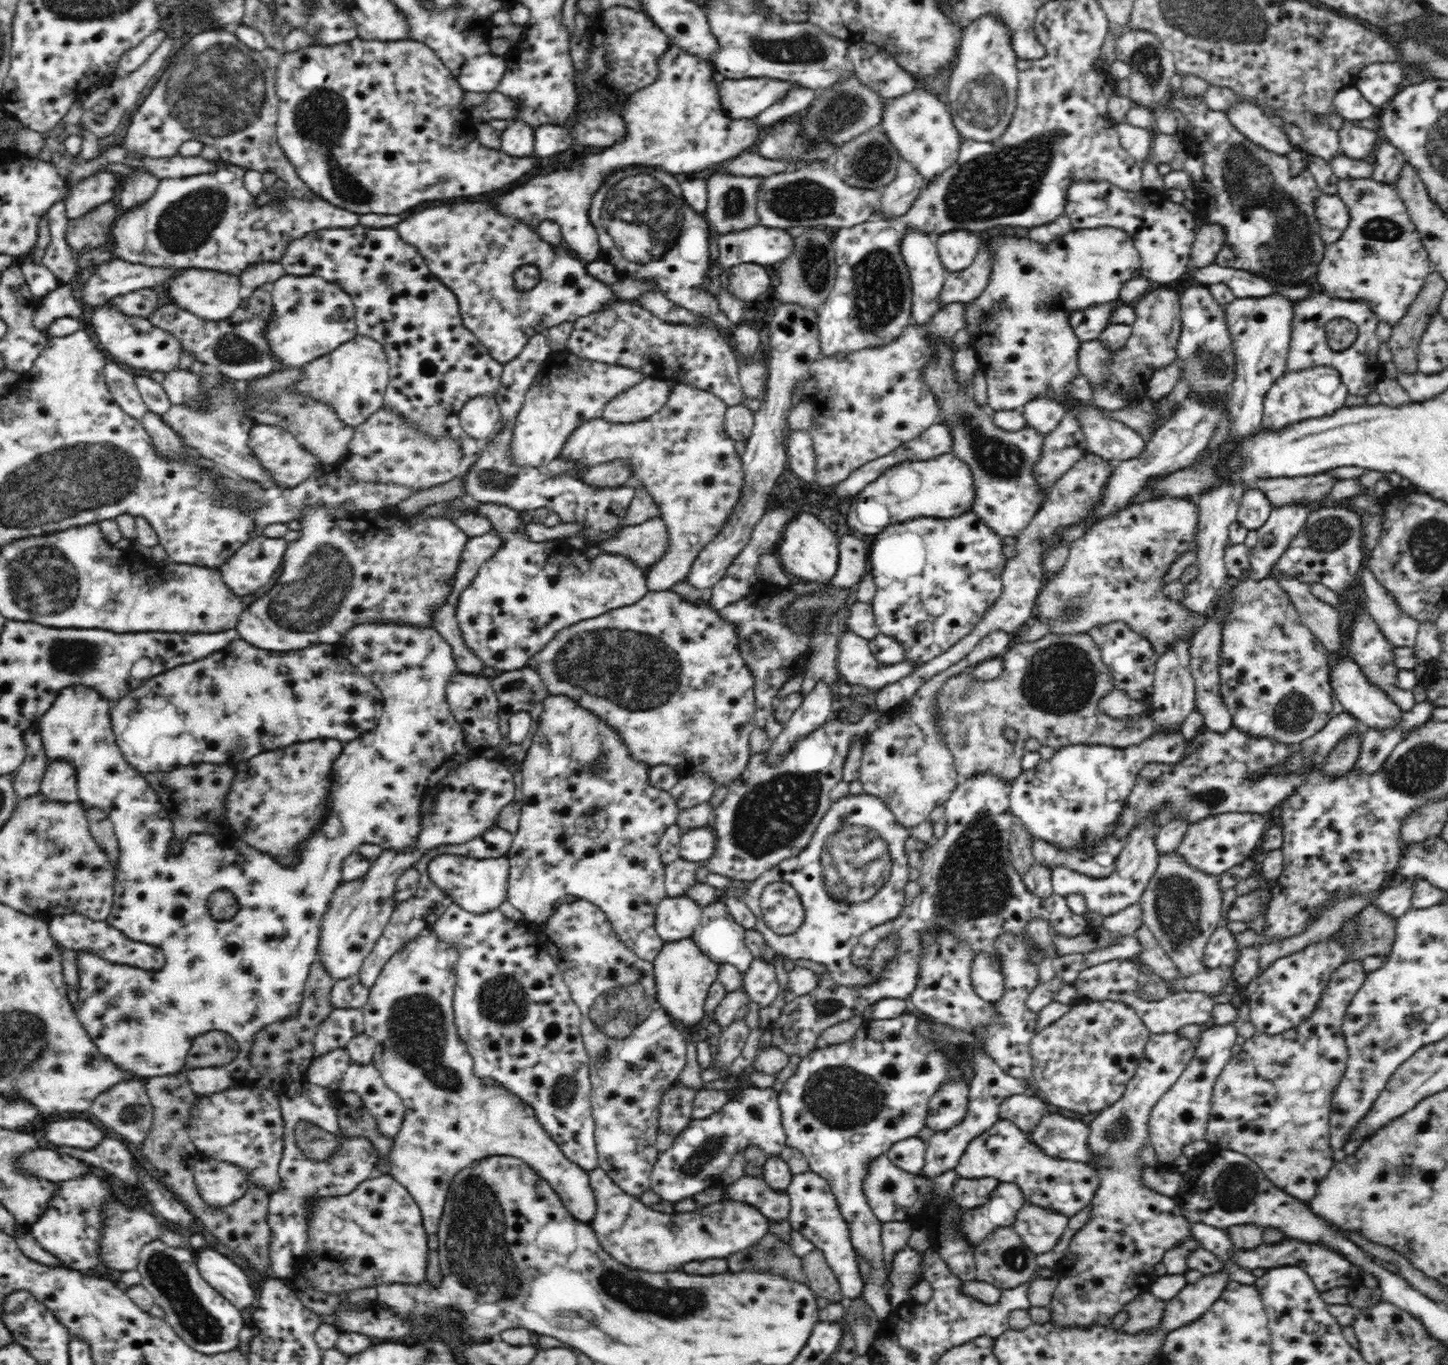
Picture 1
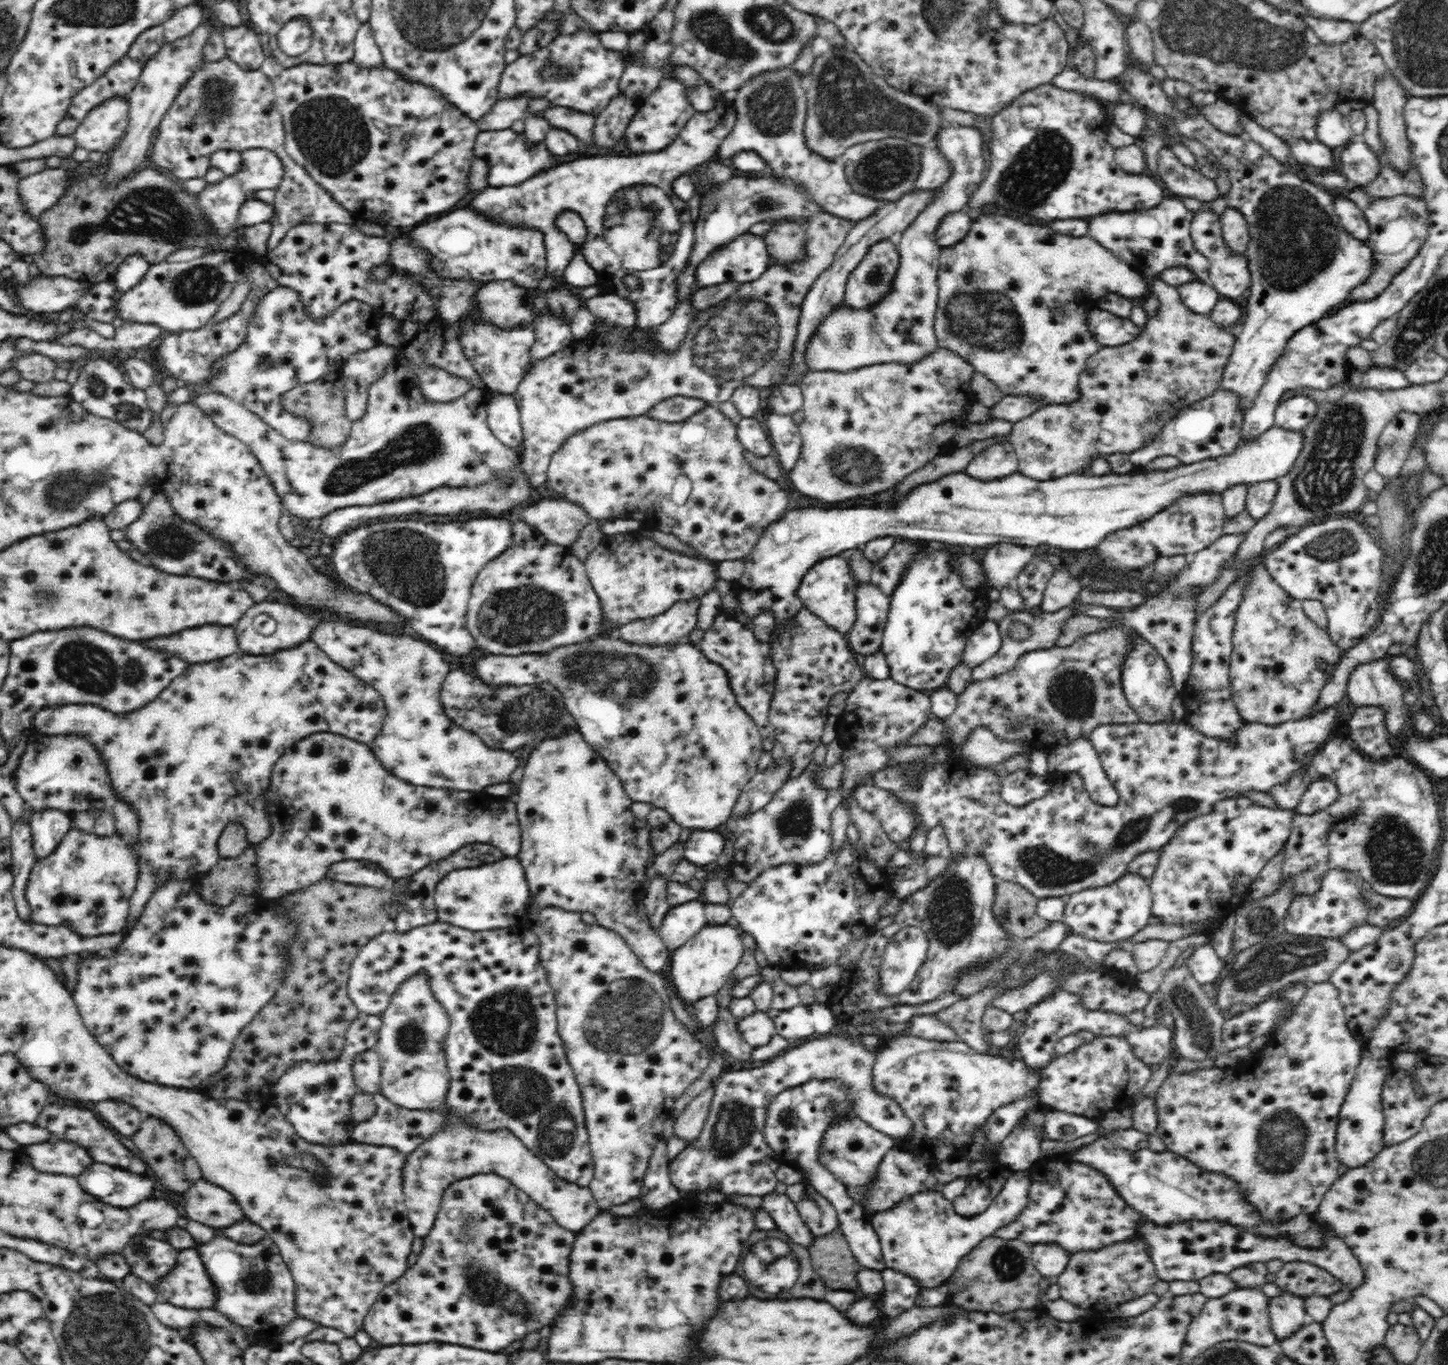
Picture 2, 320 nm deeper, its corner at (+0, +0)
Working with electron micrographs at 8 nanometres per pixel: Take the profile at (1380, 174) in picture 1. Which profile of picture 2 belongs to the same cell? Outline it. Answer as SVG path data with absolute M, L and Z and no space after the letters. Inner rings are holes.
M1354 139L1340 152L1341 172L1348 181L1356 185L1366 185L1377 178L1381 165L1377 155L1362 139Z

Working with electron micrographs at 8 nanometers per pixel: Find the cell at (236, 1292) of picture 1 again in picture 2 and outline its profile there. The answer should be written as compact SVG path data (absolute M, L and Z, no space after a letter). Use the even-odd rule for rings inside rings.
M196 1248L182 1250L176 1266L152 1284L157 1298L176 1308L200 1310L211 1308L217 1302L217 1289L206 1274L205 1264Z

